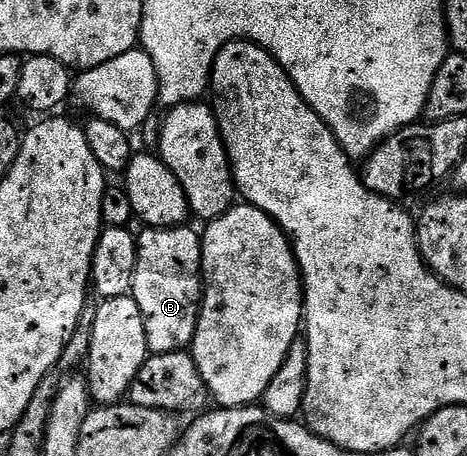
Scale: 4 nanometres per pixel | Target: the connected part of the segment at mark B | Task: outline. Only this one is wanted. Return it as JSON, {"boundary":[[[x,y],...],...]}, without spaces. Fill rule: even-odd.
{"boundary":[[[174,227],[172,229],[142,228],[136,234],[137,266],[133,276],[131,296],[139,303],[139,311],[143,311],[143,323],[147,331],[147,347],[150,354],[180,353],[188,350],[193,343],[197,330],[197,316],[201,314],[203,296],[203,274],[201,272],[201,238],[198,230],[190,227]]]}

